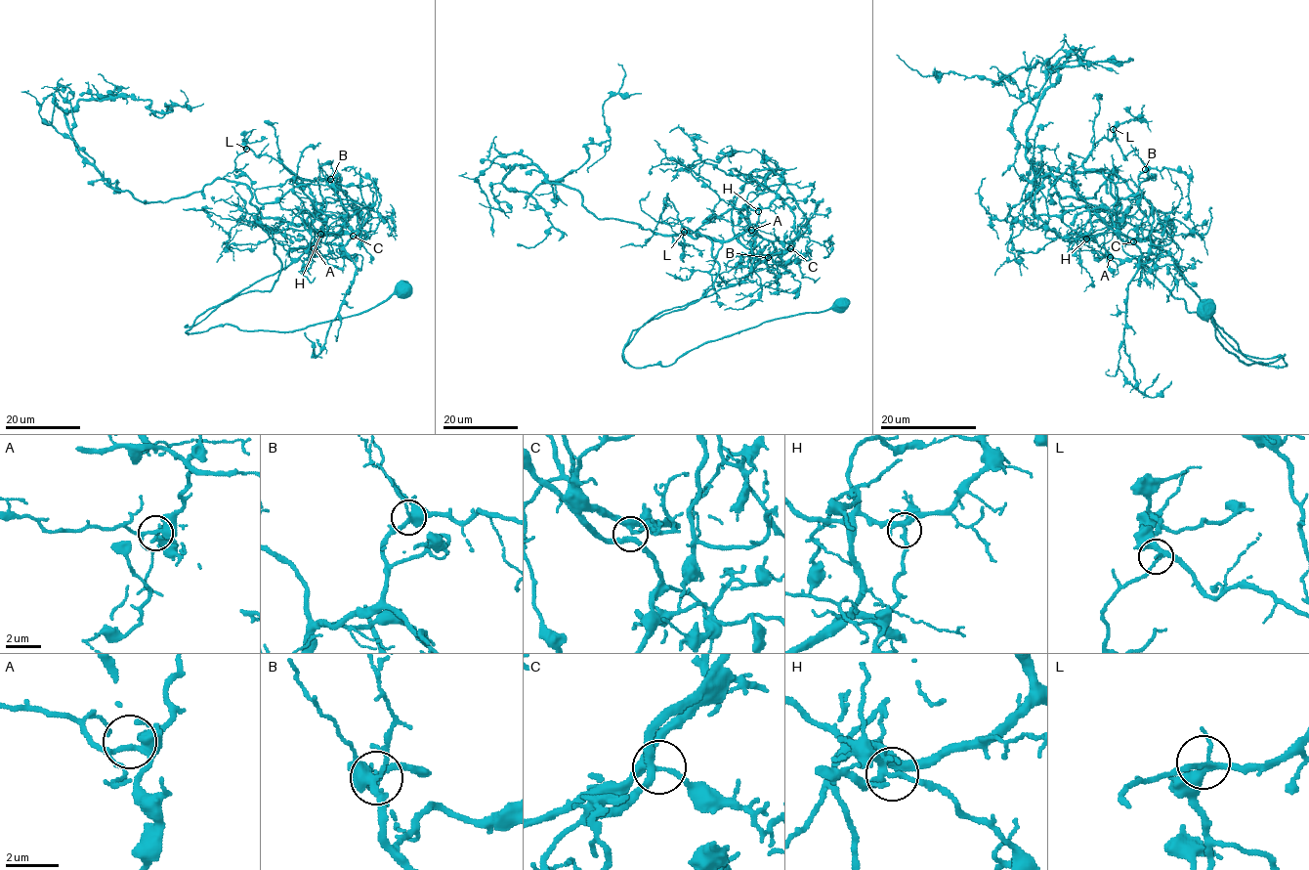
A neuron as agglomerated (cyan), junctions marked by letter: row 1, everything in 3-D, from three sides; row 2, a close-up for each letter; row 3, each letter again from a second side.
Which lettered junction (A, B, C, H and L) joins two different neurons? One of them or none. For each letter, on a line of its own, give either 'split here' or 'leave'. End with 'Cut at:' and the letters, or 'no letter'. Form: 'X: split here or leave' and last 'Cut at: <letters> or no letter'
A: leave
B: leave
C: leave
H: split here
L: leave
Cut at: H

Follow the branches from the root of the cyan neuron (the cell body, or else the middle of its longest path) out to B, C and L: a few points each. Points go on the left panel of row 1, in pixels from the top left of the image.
B: (402, 287), (357, 314), (293, 331), (221, 325), (186, 332), (286, 268), (332, 223), (349, 219), (330, 179)
C: (402, 287), (357, 314), (293, 331), (221, 325), (186, 332), (245, 288), (286, 268), (320, 237), (353, 236)
L: (402, 287), (293, 331), (188, 333), (327, 233), (317, 182), (246, 149)

